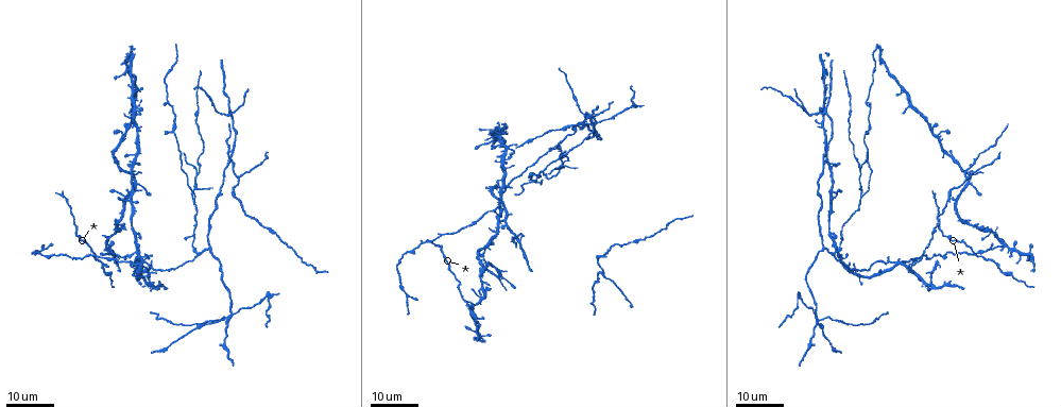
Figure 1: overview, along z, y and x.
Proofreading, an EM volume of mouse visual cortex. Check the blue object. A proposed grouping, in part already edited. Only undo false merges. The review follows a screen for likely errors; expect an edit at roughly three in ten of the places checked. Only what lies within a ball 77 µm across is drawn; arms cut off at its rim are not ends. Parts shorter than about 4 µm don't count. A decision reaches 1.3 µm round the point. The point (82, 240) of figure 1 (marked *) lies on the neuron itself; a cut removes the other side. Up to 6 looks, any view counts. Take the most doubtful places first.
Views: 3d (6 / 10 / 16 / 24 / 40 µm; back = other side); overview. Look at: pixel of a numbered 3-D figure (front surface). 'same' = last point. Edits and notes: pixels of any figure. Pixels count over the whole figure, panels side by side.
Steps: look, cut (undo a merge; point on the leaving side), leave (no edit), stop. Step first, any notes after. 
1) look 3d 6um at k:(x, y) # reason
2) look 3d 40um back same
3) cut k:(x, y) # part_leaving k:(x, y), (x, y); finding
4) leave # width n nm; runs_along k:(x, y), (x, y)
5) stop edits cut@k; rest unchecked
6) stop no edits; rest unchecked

look 3d 16um at 1:(817, 314) # side arm on a straight run

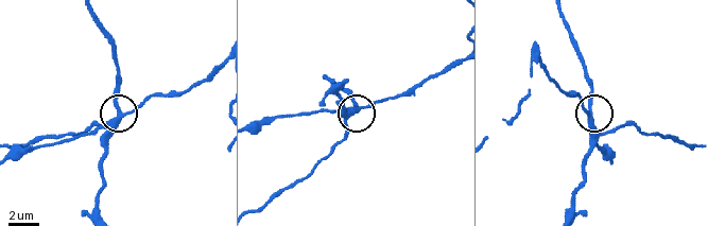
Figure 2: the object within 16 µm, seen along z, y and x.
look 3d 6um at 2:(362, 106) # closer look

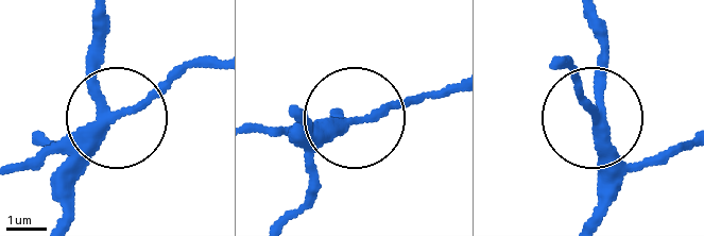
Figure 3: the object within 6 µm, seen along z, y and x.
cut 3:(28, 158) # part_leaving 3:(78, 140), (19, 161); a second neuron is stuck on

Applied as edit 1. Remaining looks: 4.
look overview

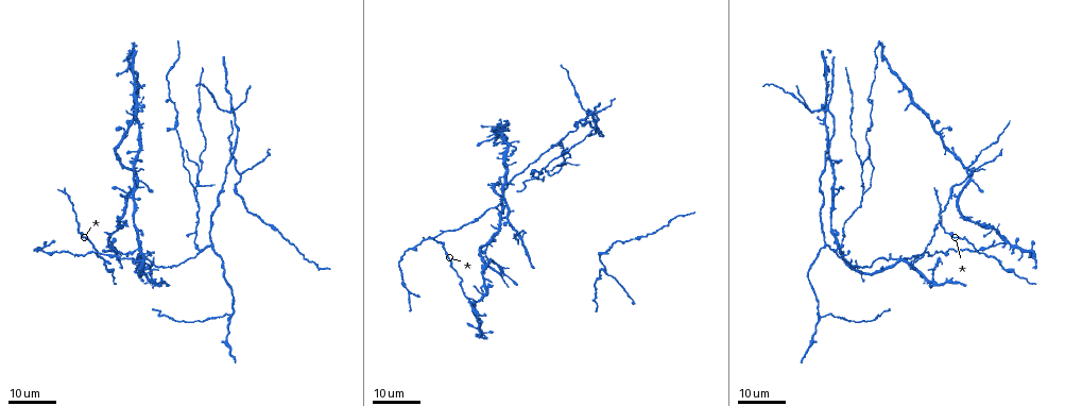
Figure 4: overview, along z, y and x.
look 3d 24um at 4:(894, 258) # four or more arms meet

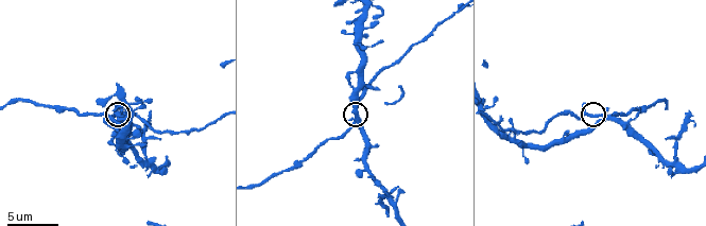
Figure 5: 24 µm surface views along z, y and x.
look 3d 6um at 5:(595, 116)

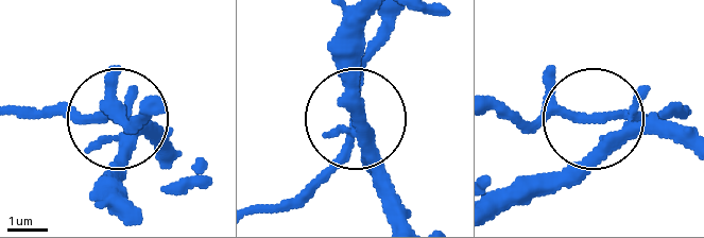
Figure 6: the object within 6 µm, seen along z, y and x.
leave # width 270 nm; one neuron here

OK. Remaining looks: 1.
look 3d 10um at 5:(147, 155) # two arms in line, one across

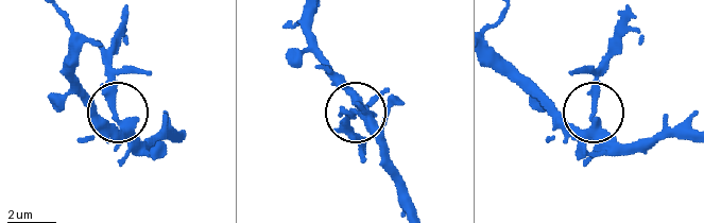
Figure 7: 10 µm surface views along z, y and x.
cut 7:(108, 78) # part_leaving 7:(116, 114), (109, 49), (124, 13); a second neuron is stuck on

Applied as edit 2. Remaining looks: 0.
stop edits cut@3, cut@7; rest unchecked

